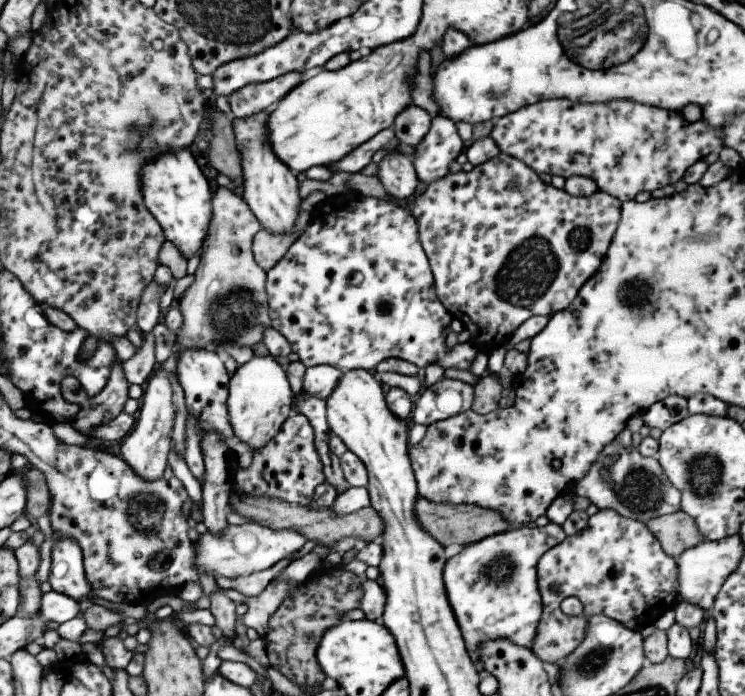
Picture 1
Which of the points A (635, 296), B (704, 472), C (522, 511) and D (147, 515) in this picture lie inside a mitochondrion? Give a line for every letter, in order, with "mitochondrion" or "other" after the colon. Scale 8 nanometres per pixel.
A: mitochondrion
B: mitochondrion
C: other
D: mitochondrion

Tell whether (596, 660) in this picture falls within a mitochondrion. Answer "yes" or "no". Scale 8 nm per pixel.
yes

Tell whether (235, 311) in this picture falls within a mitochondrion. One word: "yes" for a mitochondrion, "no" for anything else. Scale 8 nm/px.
yes

